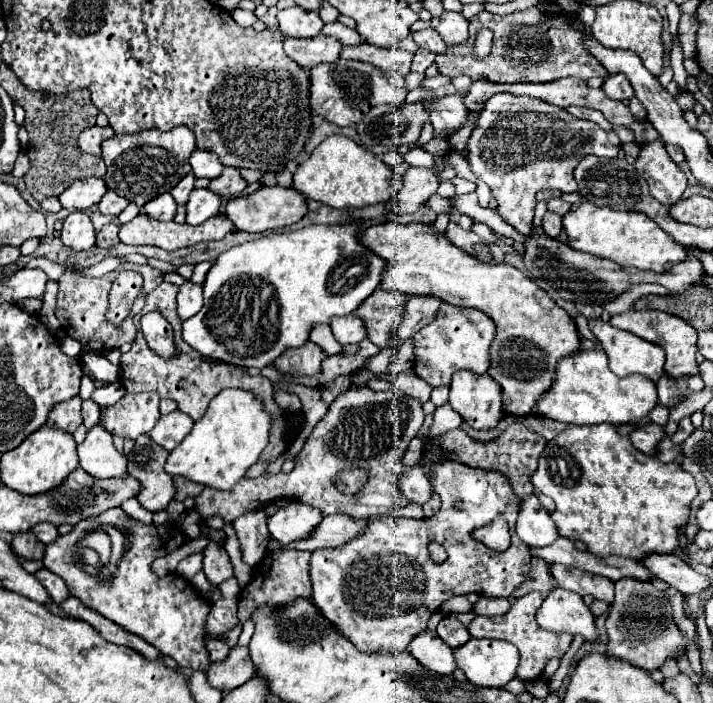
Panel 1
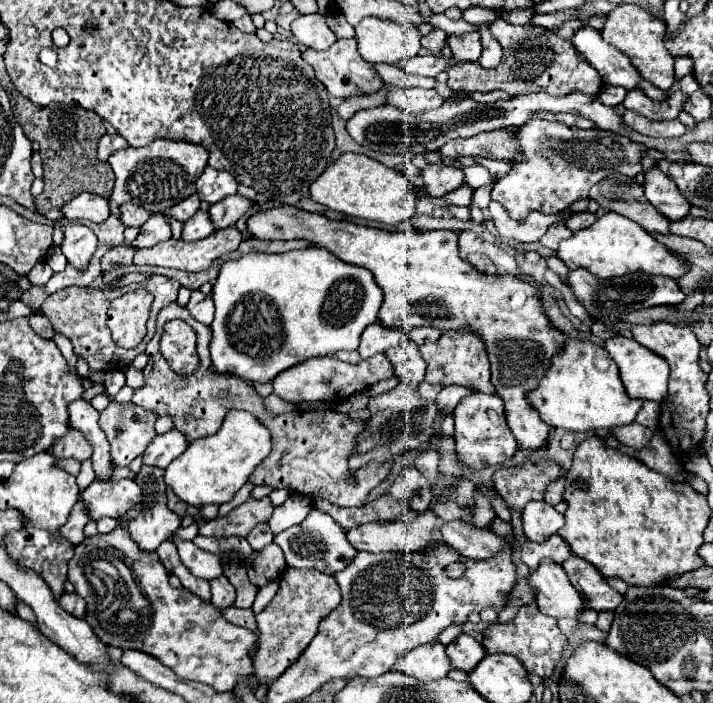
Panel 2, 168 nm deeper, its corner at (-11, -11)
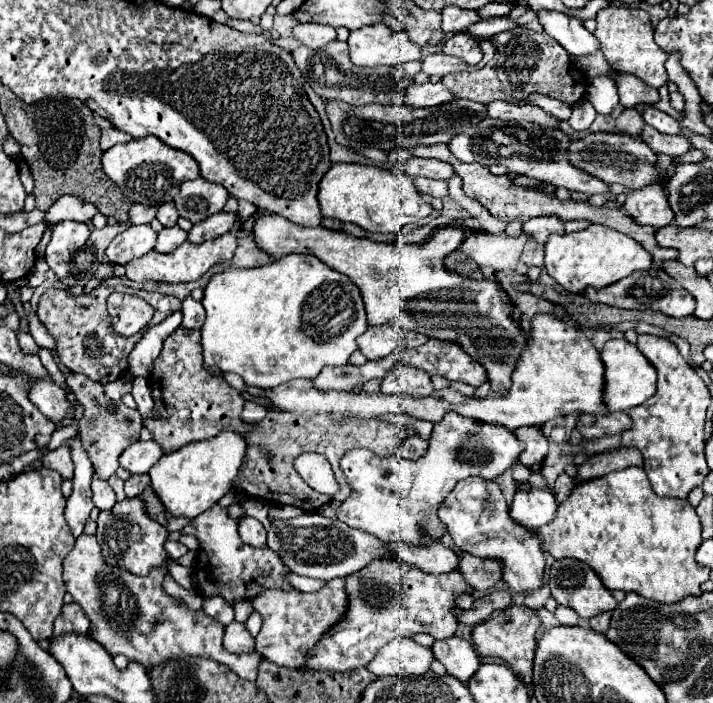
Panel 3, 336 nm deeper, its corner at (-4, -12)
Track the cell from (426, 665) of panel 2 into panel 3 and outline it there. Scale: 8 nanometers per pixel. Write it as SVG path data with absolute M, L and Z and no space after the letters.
M396 638L376 654L368 670L376 676L422 676L432 662L434 654L430 648L416 644L412 638Z

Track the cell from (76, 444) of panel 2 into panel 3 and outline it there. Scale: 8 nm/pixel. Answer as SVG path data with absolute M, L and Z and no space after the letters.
M64 442L60 448L48 452L42 458L42 464L46 468L52 468L56 472L60 472L62 478L72 478L74 474L74 464L72 464L72 448L68 446L68 442Z

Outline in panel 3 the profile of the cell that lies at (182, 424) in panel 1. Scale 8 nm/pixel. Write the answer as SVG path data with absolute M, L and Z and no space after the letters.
M148 440L148 442L136 442L136 444L130 444L122 456L120 456L120 464L130 470L132 474L148 474L148 470L164 456L164 448L154 442L154 440Z

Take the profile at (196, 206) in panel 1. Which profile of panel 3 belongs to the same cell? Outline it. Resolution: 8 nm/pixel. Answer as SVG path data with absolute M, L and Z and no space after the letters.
M178 224L176 226L170 226L170 228L164 228L160 234L158 234L158 242L156 242L156 252L162 252L162 254L168 254L172 250L176 250L180 244L184 244L188 240L188 232L182 230Z

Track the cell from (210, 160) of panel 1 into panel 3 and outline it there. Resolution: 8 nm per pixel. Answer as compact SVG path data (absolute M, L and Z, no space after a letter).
M202 176L180 186L180 196L176 196L174 204L180 216L192 220L194 224L206 220L214 212L220 212L228 200L228 190L220 184L208 182Z

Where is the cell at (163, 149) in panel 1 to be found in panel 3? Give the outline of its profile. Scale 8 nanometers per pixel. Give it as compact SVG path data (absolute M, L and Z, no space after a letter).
M146 136L140 140L130 140L128 144L112 146L102 156L102 166L106 176L118 184L122 194L132 204L146 204L146 206L160 206L172 202L178 192L180 184L186 180L196 180L200 176L198 164L192 156L182 150L174 150L166 146L162 140L154 136Z

